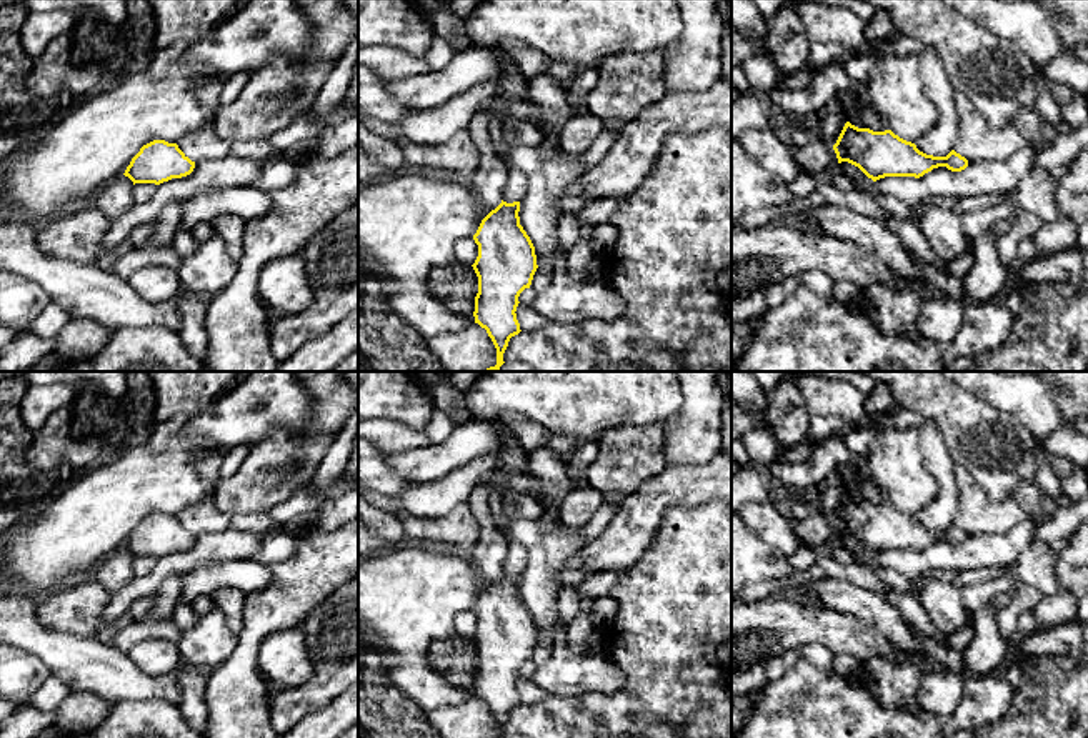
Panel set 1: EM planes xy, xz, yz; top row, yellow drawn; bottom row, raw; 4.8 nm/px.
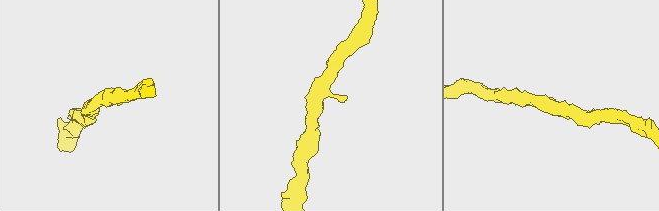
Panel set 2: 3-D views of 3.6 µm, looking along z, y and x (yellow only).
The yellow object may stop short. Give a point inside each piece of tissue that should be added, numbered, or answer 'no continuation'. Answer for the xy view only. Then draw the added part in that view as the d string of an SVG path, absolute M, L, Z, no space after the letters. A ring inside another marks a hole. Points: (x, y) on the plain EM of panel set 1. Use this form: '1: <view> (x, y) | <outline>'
no continuation

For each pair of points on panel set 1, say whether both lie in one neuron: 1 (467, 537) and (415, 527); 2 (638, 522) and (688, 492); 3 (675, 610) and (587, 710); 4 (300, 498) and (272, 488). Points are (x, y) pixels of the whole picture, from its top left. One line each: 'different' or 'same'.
1: same
2: same
3: same
4: different

